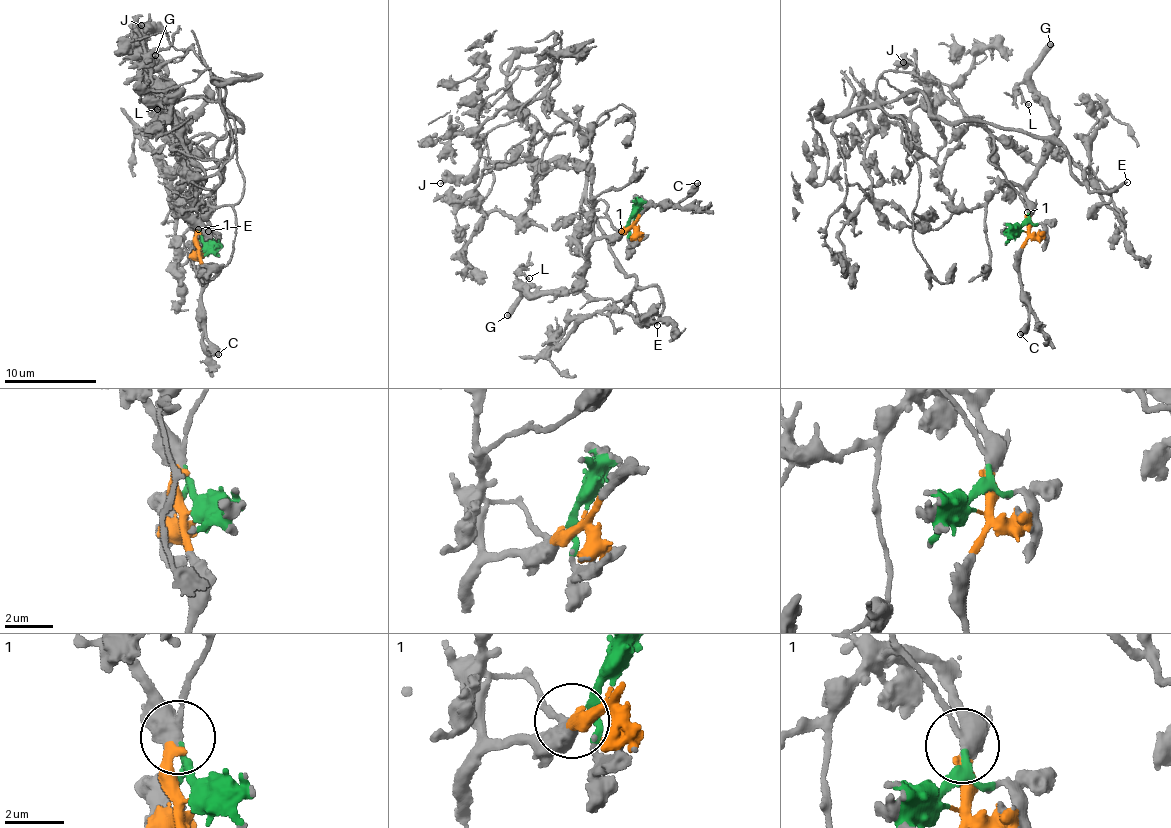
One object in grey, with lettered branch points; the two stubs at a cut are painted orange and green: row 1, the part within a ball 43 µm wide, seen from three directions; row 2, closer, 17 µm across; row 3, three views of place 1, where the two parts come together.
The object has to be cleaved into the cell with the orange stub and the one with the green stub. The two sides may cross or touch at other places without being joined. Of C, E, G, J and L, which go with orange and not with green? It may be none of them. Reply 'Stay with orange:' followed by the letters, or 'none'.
Stay with orange: C, G, L

